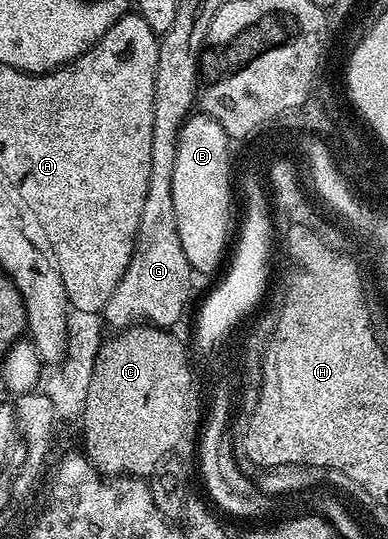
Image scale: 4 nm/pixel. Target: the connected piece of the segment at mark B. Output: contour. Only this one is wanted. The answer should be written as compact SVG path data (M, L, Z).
M204 112L194 113L181 126L175 152L175 172L171 180L171 192L175 196L175 224L179 224L183 253L198 275L213 274L222 269L221 257L229 242L231 171L228 142L222 133L214 118Z

